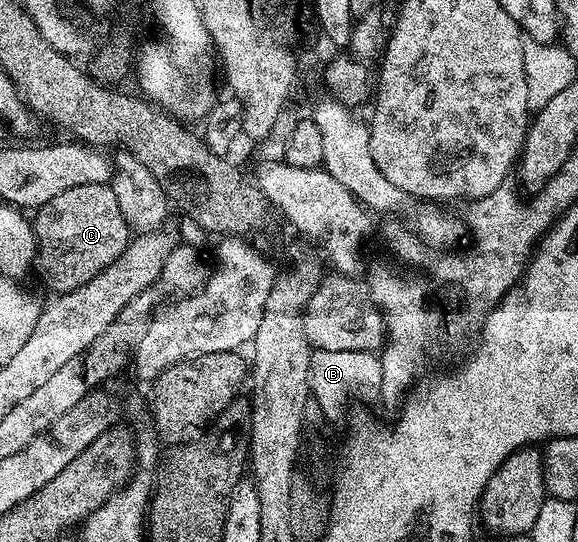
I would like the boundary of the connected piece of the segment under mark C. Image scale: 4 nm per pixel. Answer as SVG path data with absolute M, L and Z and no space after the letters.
M109 184L71 186L71 190L55 194L51 202L36 209L31 223L37 240L37 264L57 294L91 282L95 274L123 254L131 239L129 224L123 218L123 210L119 210L119 198L115 198L115 190Z

